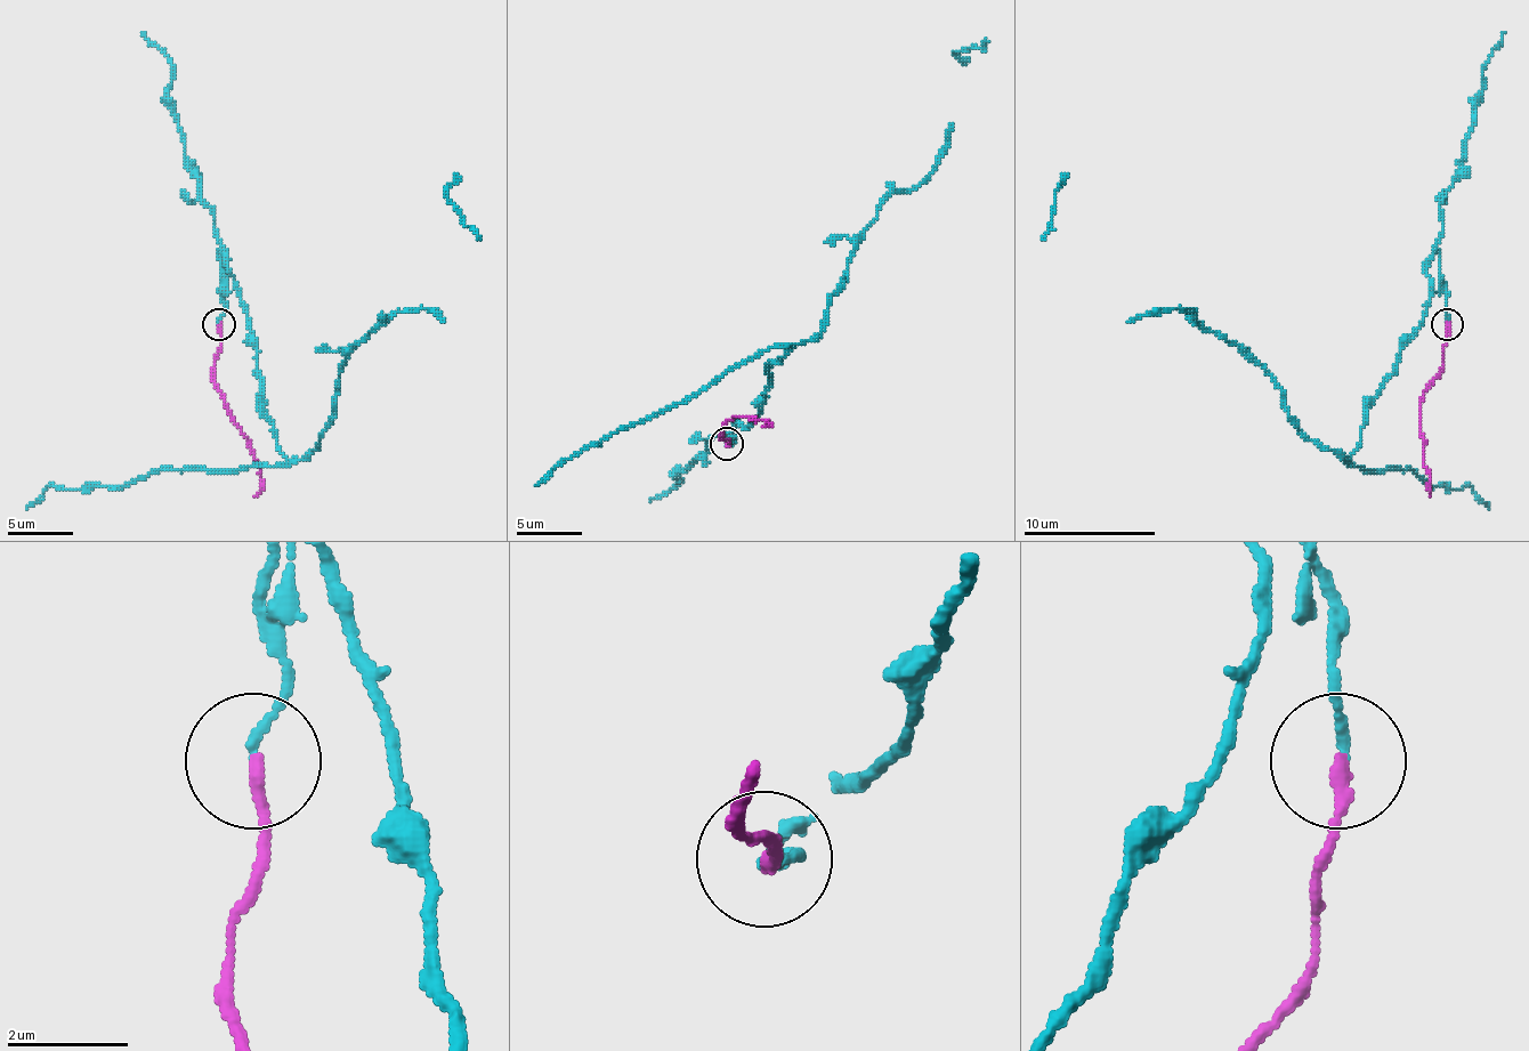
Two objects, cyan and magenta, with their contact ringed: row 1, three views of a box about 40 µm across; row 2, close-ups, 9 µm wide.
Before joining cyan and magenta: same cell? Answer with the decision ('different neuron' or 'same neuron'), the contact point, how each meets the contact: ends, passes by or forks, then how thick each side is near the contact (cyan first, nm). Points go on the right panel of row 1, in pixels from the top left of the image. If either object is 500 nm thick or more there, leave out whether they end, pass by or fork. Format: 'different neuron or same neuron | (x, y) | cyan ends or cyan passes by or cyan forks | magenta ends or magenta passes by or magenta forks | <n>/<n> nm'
different neuron | (1447, 324) | cyan ends | magenta ends | 140/240 nm

